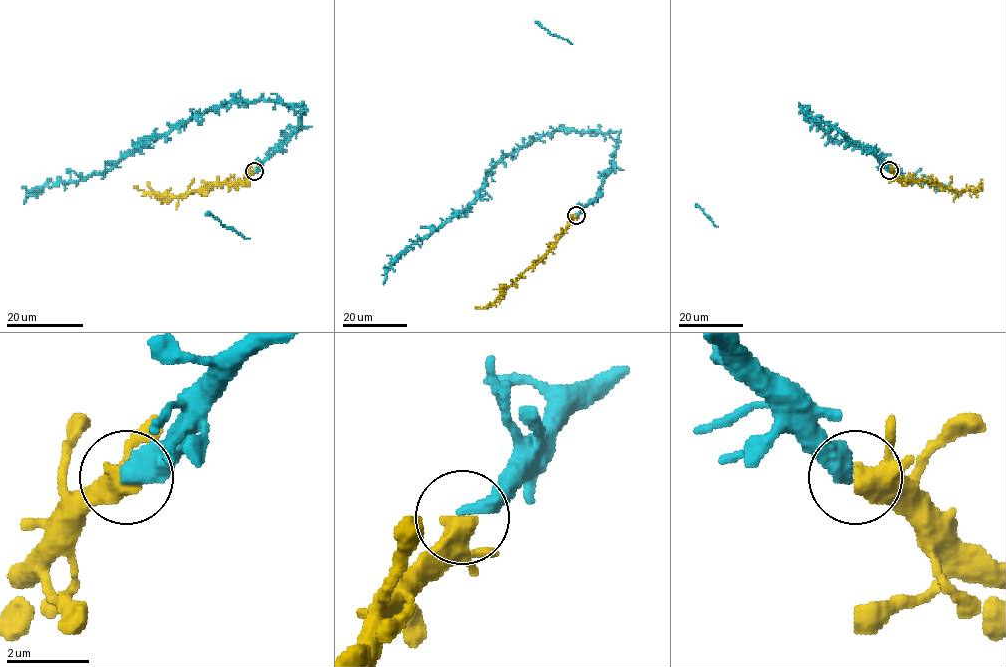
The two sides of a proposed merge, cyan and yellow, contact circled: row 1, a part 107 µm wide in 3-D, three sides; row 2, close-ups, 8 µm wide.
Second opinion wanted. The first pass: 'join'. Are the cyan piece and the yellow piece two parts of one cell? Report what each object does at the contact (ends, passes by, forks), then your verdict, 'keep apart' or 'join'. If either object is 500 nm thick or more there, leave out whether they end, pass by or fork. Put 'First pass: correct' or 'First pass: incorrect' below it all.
cyan ends there; yellow forks there; join
First pass: correct

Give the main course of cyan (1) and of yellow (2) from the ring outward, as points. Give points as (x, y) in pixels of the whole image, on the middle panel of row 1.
1: (576, 214), (596, 197), (613, 164), (617, 131), (553, 130), (507, 154), (468, 205), (399, 255), (384, 284)
2: (576, 214), (550, 249), (491, 305), (475, 306)

